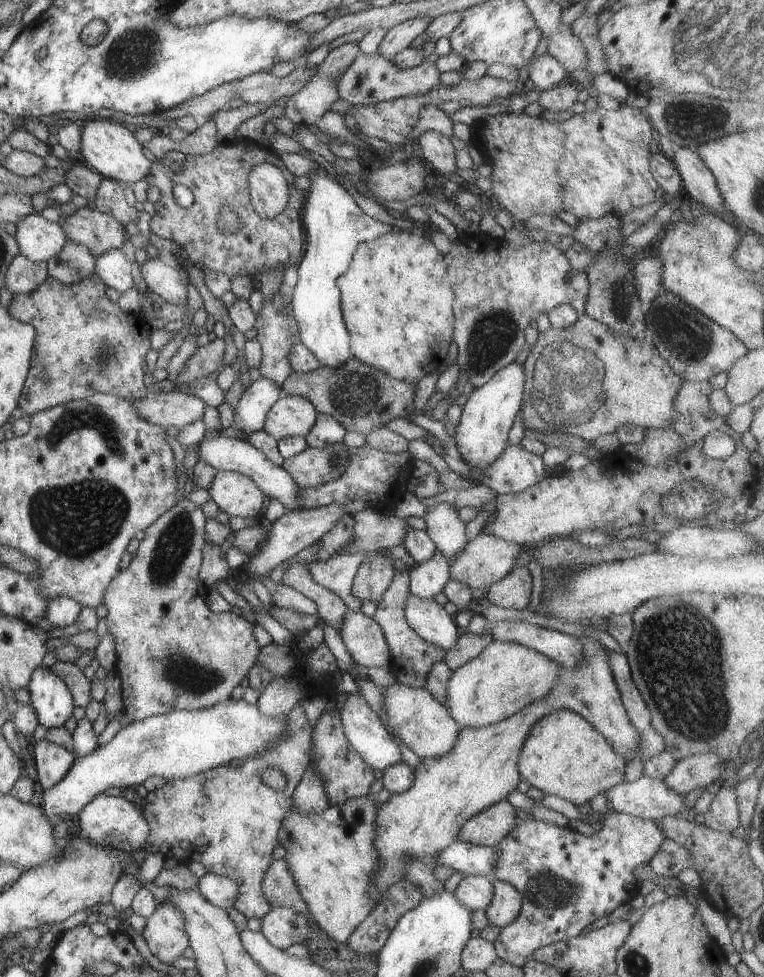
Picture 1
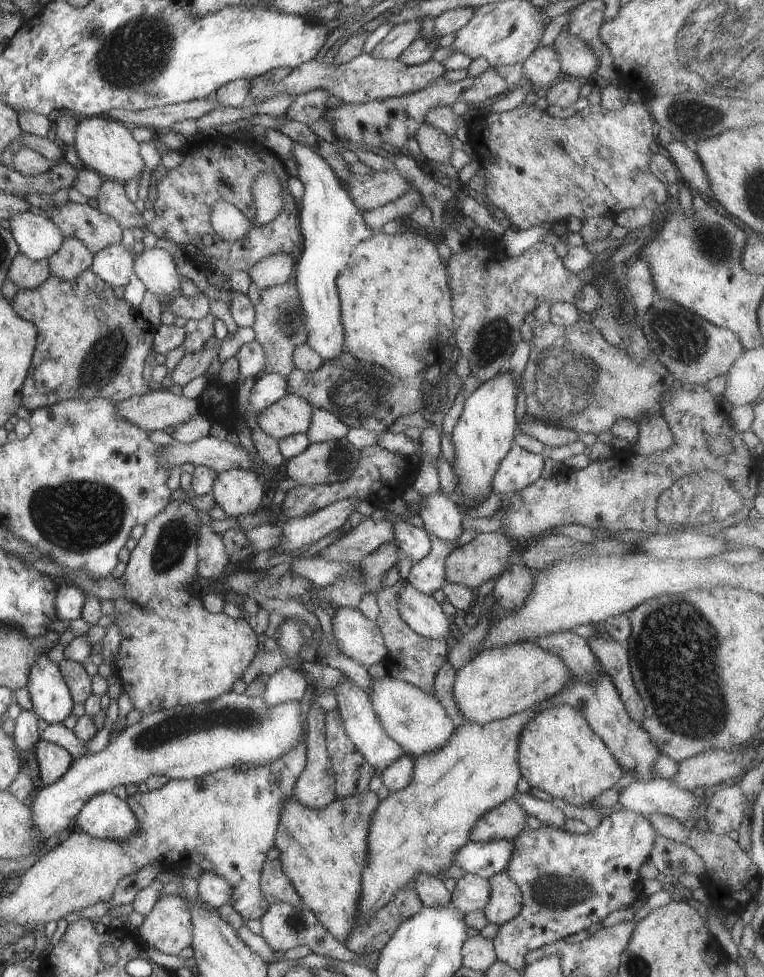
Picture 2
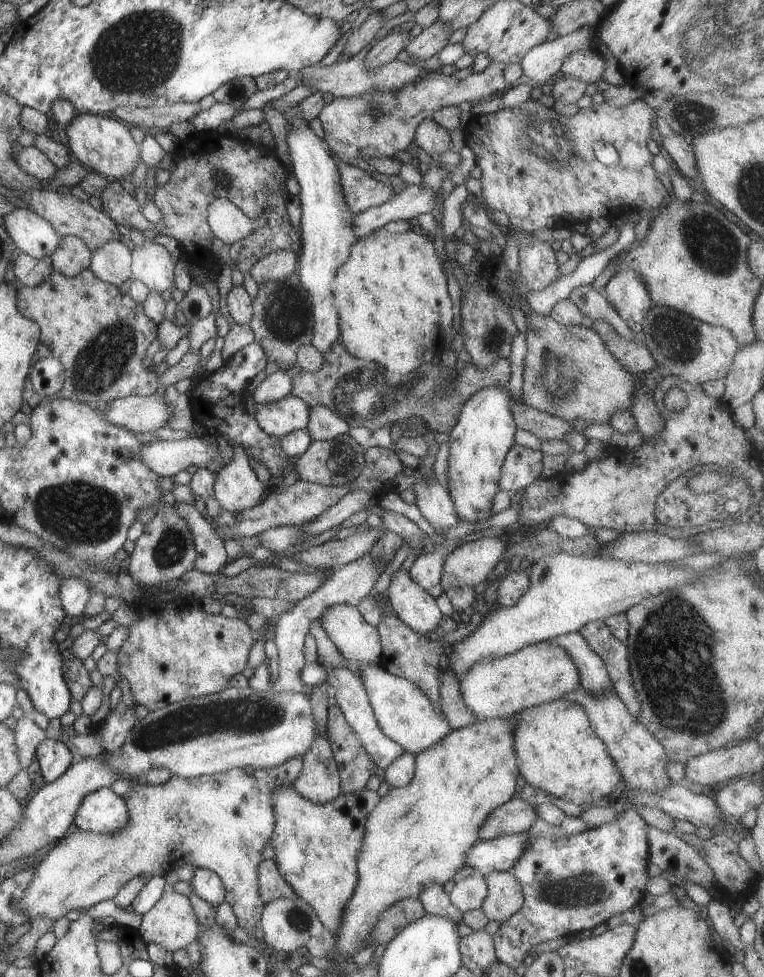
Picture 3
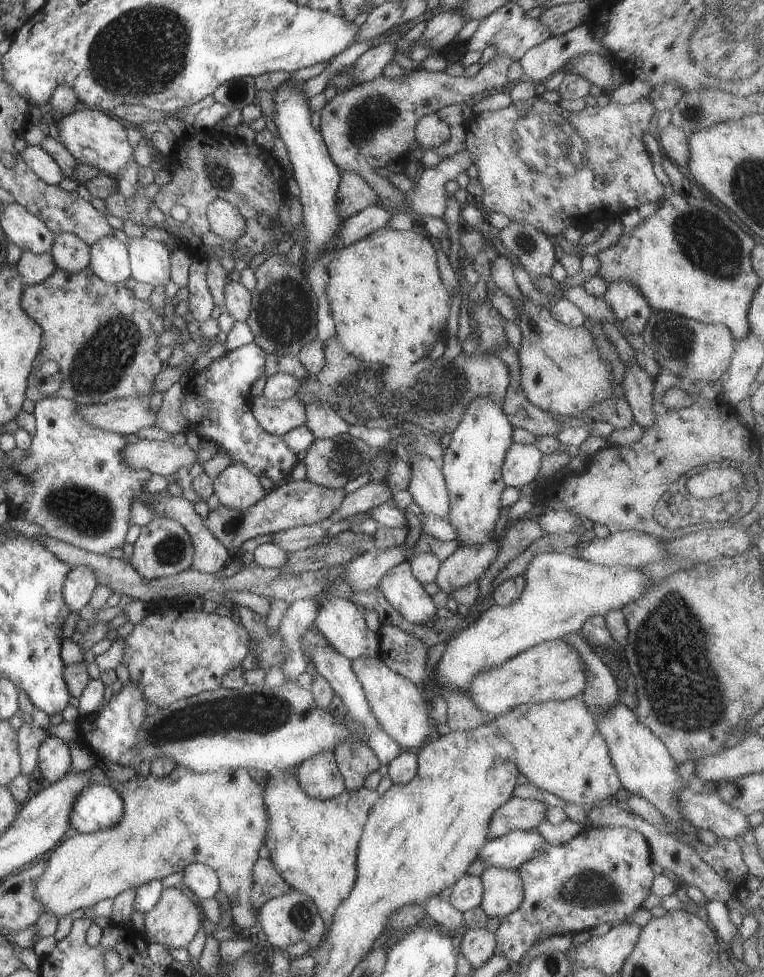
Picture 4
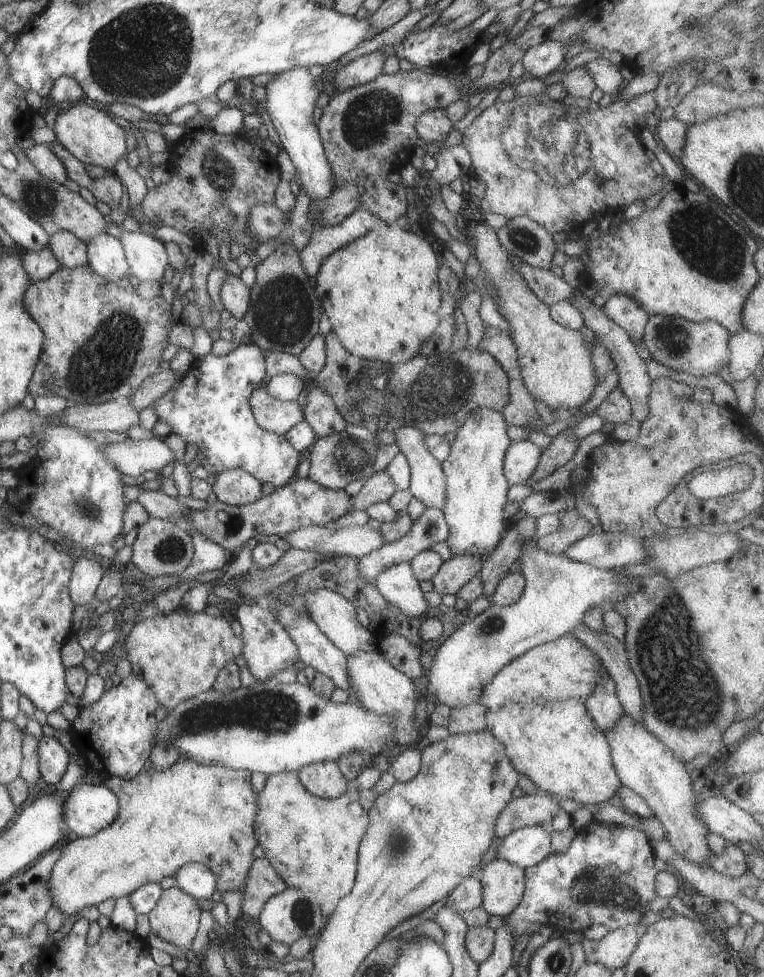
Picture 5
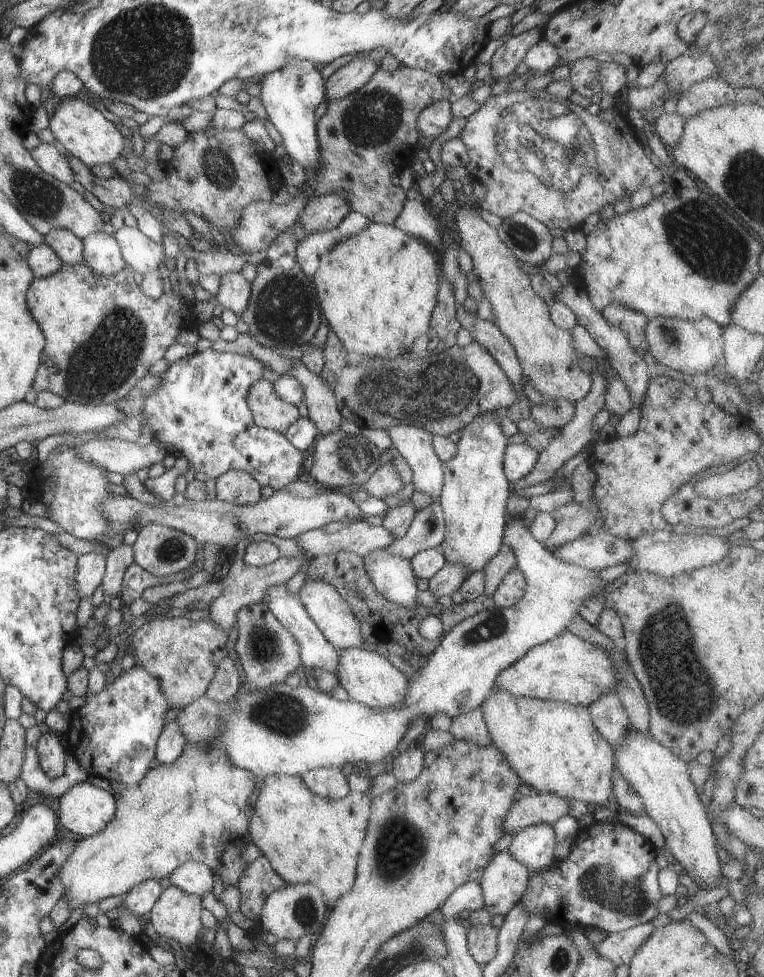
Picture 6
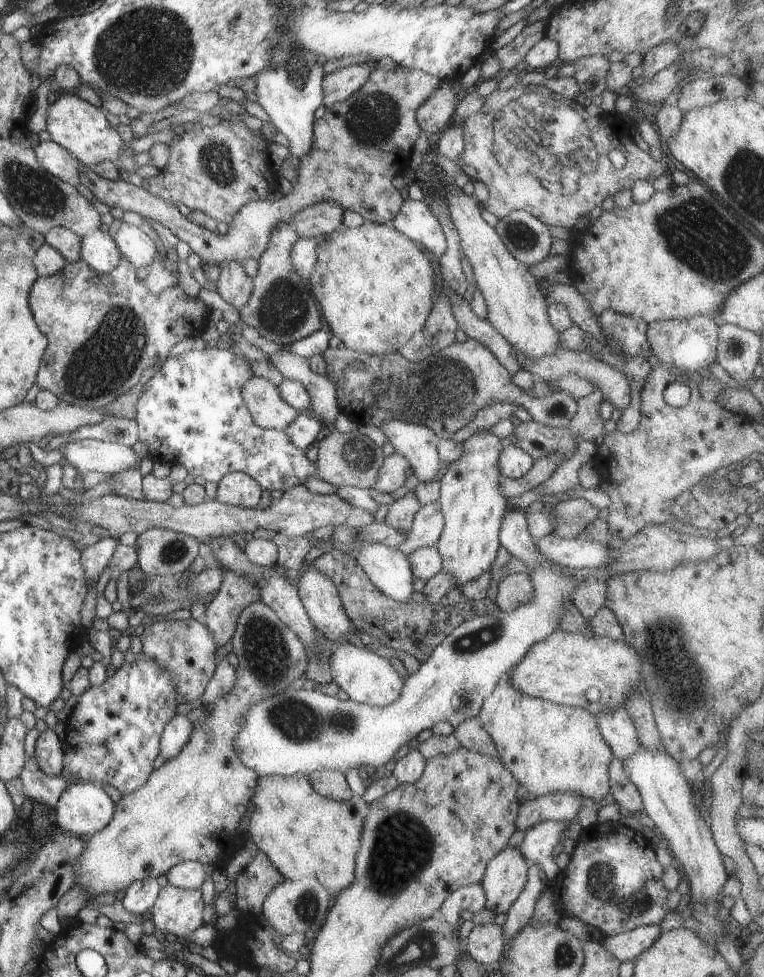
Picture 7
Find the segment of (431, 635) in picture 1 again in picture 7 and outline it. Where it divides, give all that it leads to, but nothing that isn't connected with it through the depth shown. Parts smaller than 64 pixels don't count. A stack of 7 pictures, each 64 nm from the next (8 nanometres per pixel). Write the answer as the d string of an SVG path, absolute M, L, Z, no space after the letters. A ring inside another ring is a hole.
M338 525L334 528L334 532L329 537L335 550L341 553L347 553L362 567L365 575L369 578L372 586L389 599L398 601L399 603L407 603L411 601L413 594L414 581L410 565L406 557L396 550L395 547L385 547L378 543L365 543L364 541L354 540L354 530L356 528Z

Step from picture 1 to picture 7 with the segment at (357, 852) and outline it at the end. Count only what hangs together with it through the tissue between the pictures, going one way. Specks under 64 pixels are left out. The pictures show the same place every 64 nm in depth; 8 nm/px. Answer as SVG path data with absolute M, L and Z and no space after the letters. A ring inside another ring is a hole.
M270 775L257 777L251 802L253 809L247 824L248 839L267 856L284 880L301 881L306 877L315 878L331 899L353 883L354 857L362 836L362 825L369 811L368 804L359 796L353 795L341 801L327 799L312 790L305 775Z

